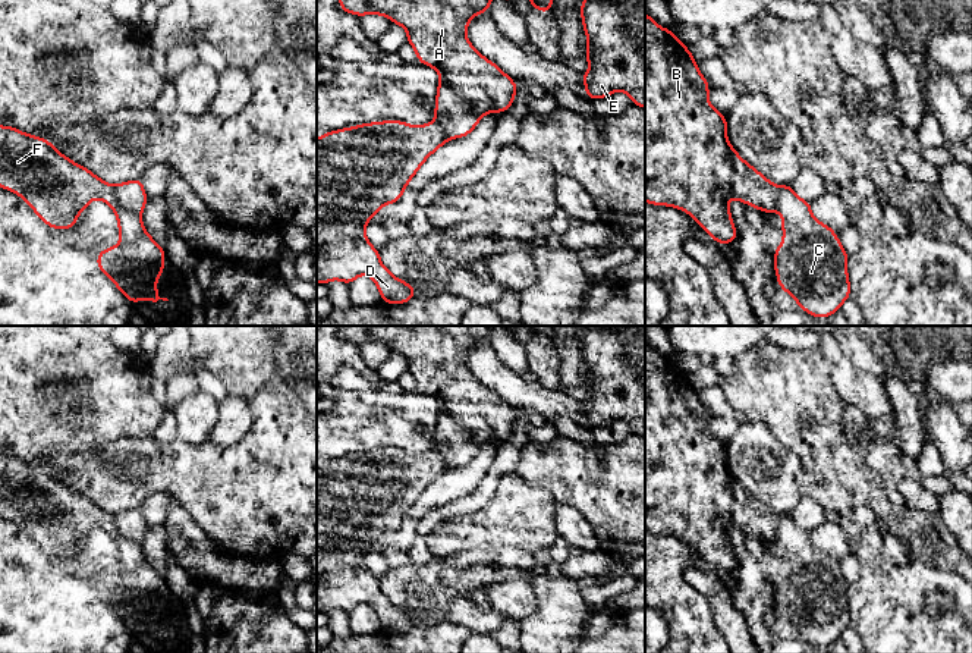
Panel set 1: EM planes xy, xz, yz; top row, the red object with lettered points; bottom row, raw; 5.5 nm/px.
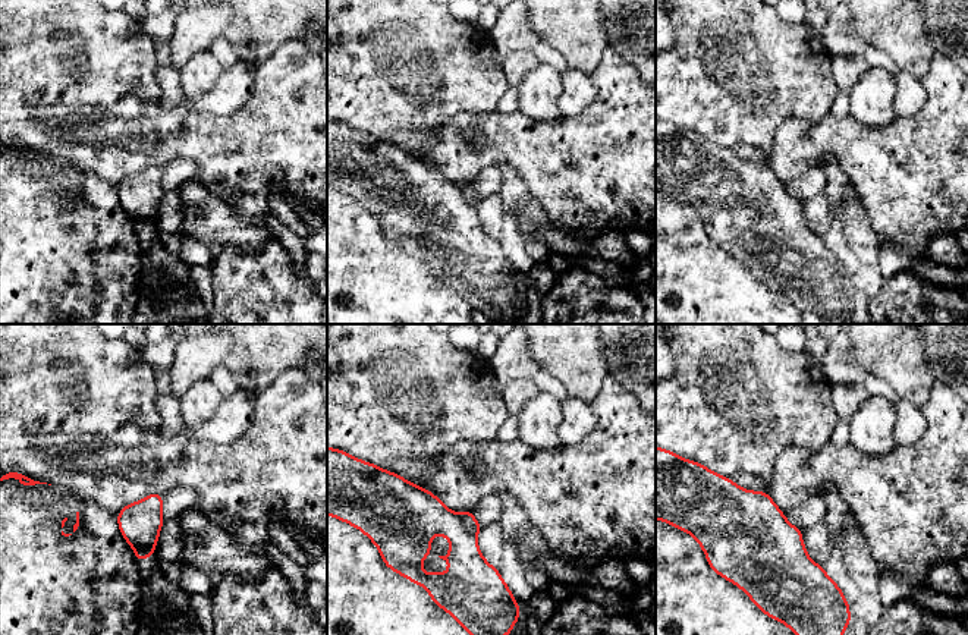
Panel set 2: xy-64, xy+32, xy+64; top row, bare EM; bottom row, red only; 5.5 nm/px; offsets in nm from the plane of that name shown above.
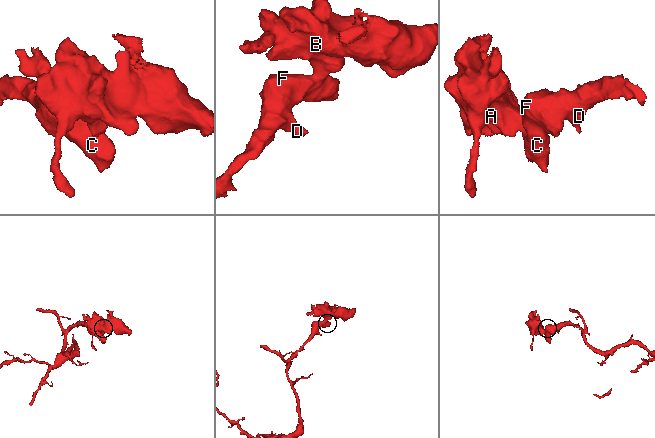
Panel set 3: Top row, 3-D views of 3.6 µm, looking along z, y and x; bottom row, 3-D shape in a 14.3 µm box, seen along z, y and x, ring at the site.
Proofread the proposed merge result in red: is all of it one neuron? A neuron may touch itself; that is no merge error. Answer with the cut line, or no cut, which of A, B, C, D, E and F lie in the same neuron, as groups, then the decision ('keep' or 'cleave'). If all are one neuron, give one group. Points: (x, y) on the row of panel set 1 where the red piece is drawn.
cut in xy along (113, 187), (118, 203), (140, 216); A B E / C D F; cleave

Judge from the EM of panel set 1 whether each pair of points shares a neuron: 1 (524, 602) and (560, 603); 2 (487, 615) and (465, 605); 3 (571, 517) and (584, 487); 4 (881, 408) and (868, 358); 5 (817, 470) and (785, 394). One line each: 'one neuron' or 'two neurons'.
1: two neurons
2: one neuron
3: two neurons
4: two neurons
5: one neuron

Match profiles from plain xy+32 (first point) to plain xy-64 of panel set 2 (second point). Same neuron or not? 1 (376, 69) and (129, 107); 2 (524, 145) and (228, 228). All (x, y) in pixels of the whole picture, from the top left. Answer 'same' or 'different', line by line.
1: different
2: different

